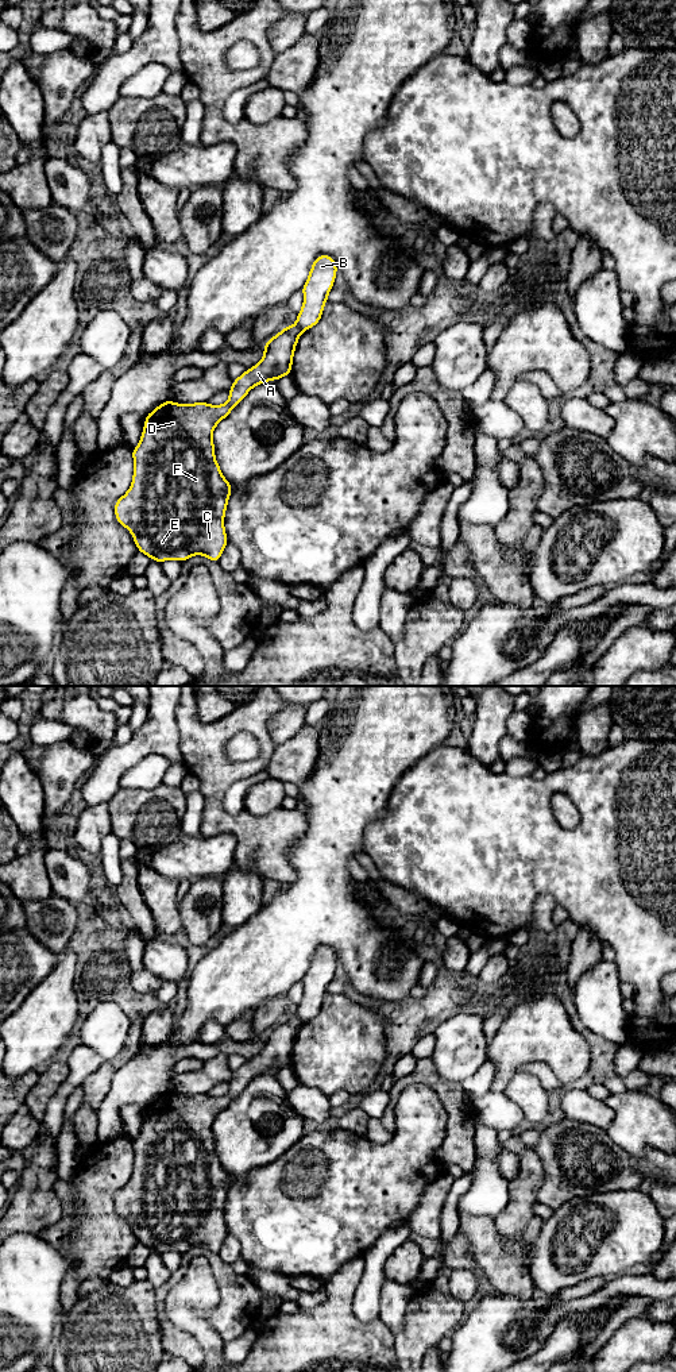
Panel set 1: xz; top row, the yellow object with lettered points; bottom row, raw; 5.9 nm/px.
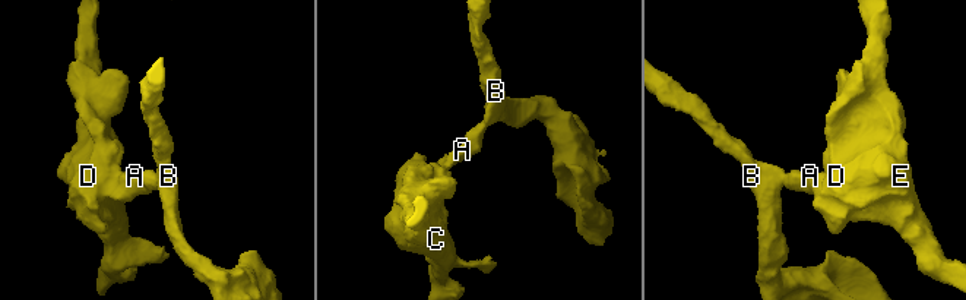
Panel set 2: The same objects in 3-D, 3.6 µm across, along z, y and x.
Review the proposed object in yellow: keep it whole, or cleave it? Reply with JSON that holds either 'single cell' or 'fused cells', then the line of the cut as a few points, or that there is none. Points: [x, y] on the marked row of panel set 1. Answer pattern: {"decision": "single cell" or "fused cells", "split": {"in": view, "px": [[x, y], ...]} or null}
{"decision": "fused cells", "split": {"in": "xz", "px": [[296, 323], [304, 330]]}}

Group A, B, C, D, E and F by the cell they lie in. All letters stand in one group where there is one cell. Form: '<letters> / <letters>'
A C D E F / B

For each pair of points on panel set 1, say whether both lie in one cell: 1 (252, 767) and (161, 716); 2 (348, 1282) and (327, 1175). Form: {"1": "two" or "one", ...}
{"1": "two", "2": "two"}

